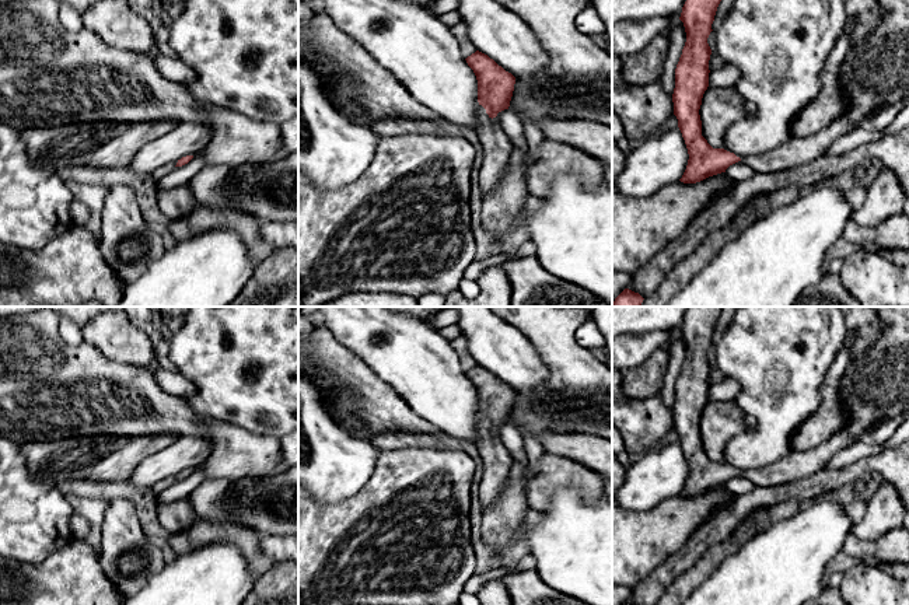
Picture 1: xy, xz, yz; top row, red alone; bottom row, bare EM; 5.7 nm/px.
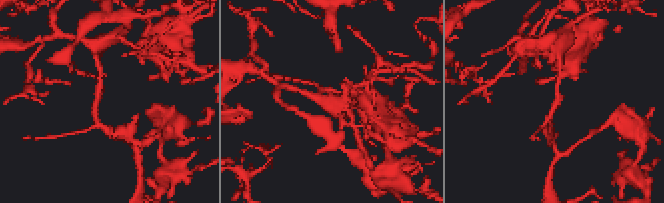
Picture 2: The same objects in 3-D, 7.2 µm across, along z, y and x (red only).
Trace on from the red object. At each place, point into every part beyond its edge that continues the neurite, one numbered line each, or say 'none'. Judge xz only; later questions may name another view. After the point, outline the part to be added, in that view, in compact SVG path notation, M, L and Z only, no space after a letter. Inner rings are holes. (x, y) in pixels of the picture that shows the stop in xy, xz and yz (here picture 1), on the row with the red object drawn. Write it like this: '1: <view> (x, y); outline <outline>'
1: xz (496, 147); outline M492 118L480 120L480 126L475 133L482 147L479 185L486 195L490 193L506 175L514 143Z

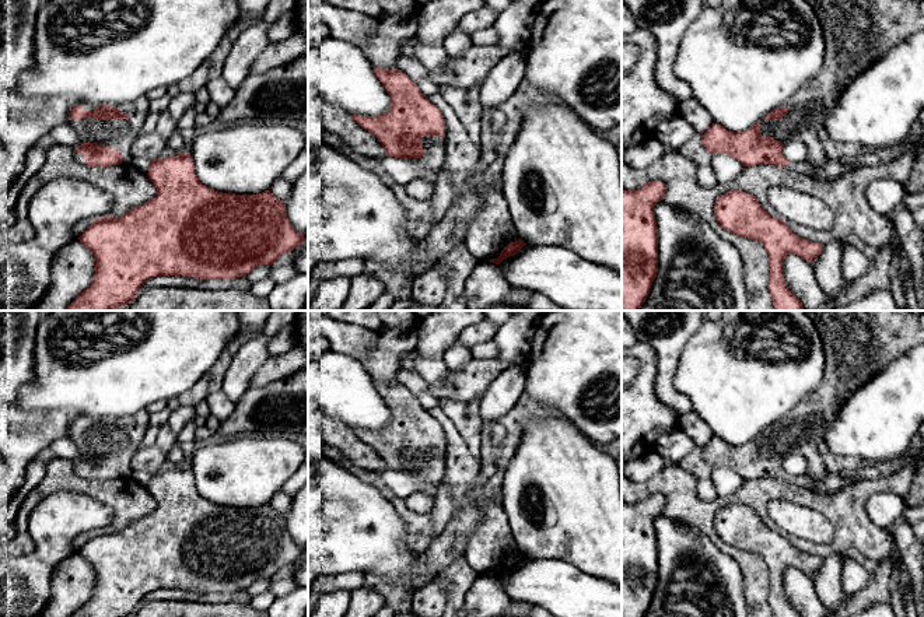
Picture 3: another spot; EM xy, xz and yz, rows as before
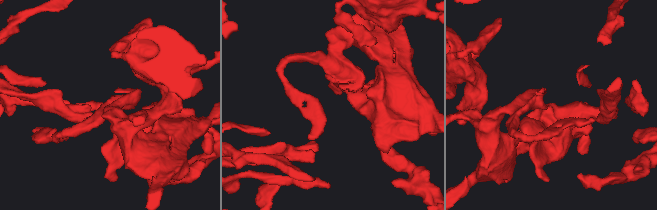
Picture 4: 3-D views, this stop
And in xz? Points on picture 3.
1: xz (434, 157); outline M424 136L423 137L423 148L424 155L421 158L412 158L413 161L420 162L427 166L433 173L438 175L442 172L442 166L445 162L445 139L440 136Z

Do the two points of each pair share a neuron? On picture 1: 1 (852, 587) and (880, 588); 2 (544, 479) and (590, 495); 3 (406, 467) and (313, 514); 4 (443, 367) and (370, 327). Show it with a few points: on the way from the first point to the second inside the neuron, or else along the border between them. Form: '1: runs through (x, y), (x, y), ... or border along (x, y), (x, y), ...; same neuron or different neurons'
1: runs through (859, 587), (873, 588); same neuron
2: runs through (555, 479), (576, 479), (580, 483); same neuron
3: runs through (383, 490), (359, 514), (336, 514); same neuron
4: runs through (425, 366), (388, 331); same neuron

